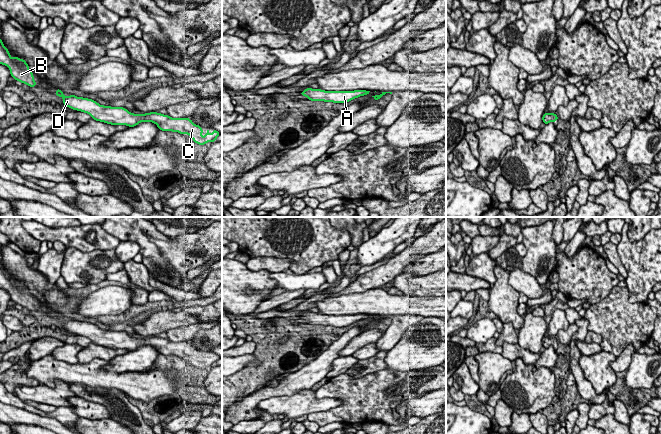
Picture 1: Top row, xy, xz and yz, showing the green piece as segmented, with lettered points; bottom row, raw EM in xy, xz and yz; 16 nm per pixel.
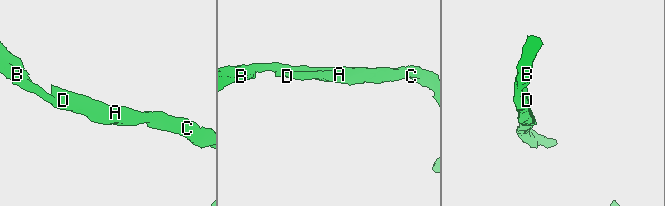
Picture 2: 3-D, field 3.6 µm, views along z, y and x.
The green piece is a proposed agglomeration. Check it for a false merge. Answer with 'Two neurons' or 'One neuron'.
One neuron

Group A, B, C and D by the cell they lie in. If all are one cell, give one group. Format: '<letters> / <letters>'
A B C D

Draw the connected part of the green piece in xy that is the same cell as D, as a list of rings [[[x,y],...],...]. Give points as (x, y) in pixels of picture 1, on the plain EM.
[[[56,313],[56,320],[63,322],[63,328],[70,333],[87,337],[96,345],[104,346],[111,349],[126,349],[129,351],[137,350],[141,346],[152,346],[162,355],[178,356],[180,358],[188,358],[192,364],[199,368],[205,369],[208,366],[215,366],[220,356],[213,354],[209,358],[207,354],[205,360],[201,360],[203,353],[196,349],[189,342],[172,342],[157,336],[134,338],[123,331],[102,330],[96,325],[88,322],[70,319],[64,320],[60,313]]]

